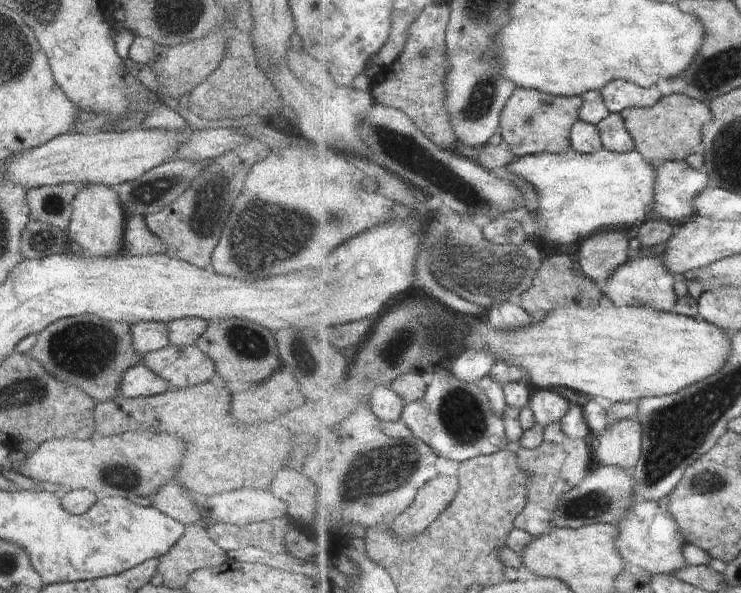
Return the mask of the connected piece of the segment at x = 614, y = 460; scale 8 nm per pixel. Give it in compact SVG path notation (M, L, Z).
M637 417L612 422L595 448L598 464L636 467L643 455L643 424Z

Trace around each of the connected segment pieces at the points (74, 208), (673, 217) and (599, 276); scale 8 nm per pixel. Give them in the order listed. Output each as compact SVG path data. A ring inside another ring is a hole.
M99 184L83 185L71 202L68 238L84 248L83 255L92 257L118 255L123 247L126 219L126 214L113 188Z
M687 161L656 164L659 173L655 188L655 207L651 210L673 224L686 224L697 216L695 198L712 184L709 174L696 170Z
M624 228L600 231L583 242L579 256L588 276L605 285L609 276L631 258L628 231Z

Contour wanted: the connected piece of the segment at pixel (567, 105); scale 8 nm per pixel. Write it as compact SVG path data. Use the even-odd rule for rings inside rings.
M518 86L504 109L501 133L504 142L511 146L516 156L526 157L540 153L567 153L573 148L572 133L581 119L585 98L548 94L538 89Z

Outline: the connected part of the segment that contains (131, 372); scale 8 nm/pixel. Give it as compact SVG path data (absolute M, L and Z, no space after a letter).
M142 364L128 369L121 379L121 392L126 397L149 397L168 389L169 384L164 378Z

